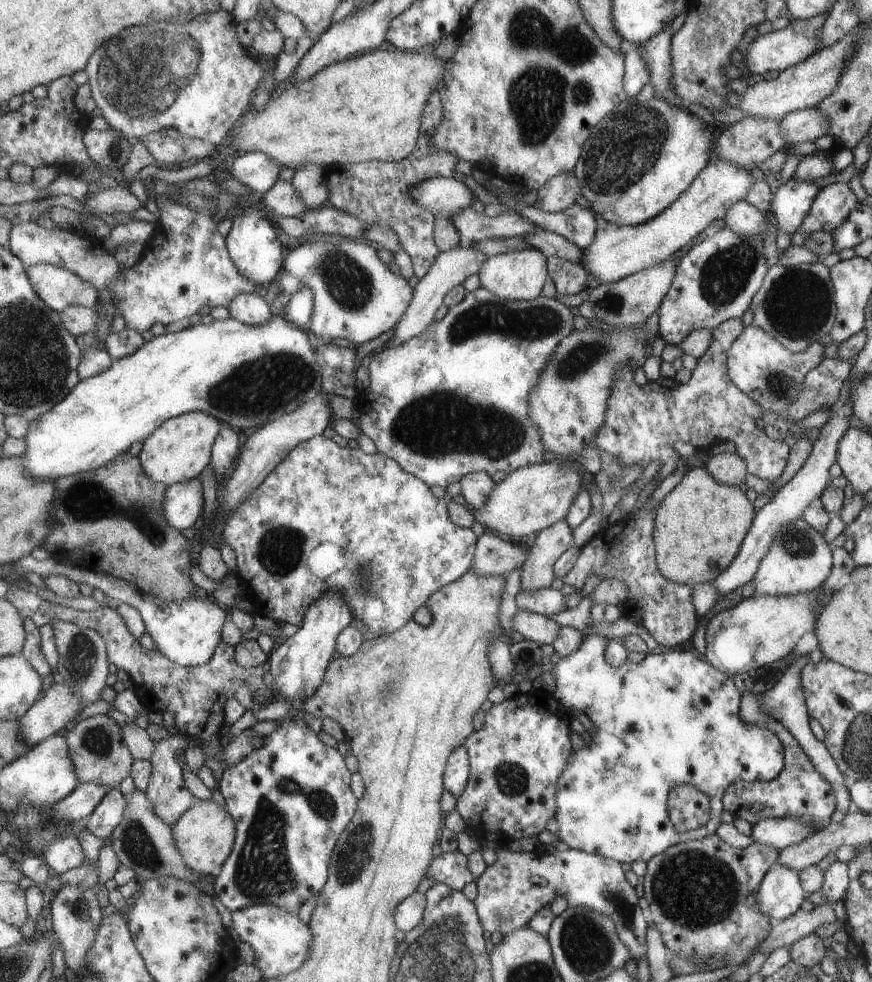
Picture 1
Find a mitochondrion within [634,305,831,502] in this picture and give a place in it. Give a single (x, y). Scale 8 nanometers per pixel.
(780, 385)

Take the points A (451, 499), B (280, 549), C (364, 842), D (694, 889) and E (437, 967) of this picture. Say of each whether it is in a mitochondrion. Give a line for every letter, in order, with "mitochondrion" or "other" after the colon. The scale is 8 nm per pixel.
A: other
B: mitochondrion
C: mitochondrion
D: mitochondrion
E: mitochondrion

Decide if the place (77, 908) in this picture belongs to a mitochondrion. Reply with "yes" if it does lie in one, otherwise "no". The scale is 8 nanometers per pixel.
no

